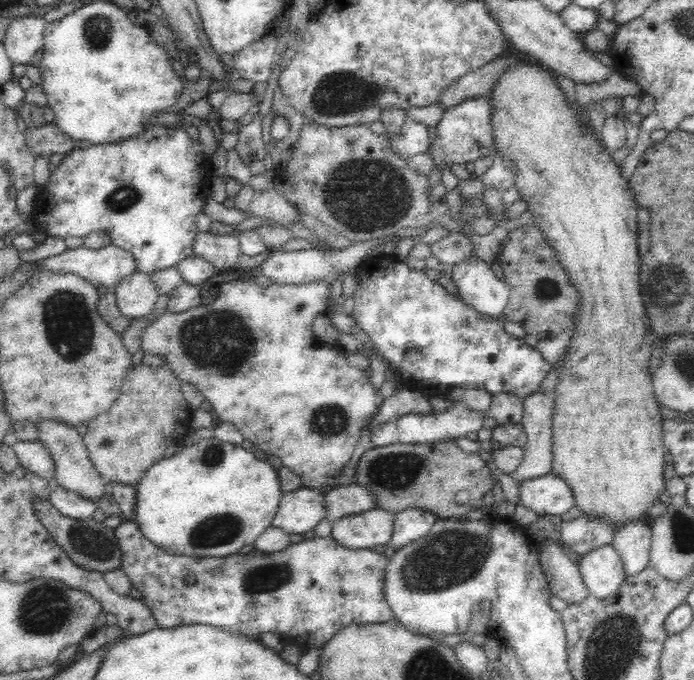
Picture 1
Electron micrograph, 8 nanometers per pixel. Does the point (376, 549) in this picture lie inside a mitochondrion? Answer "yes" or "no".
no

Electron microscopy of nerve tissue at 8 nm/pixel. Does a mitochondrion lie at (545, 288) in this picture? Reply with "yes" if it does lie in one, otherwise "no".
yes

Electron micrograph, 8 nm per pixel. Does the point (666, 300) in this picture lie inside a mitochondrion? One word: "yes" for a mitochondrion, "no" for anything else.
yes

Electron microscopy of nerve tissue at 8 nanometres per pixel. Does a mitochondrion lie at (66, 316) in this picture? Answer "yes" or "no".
yes

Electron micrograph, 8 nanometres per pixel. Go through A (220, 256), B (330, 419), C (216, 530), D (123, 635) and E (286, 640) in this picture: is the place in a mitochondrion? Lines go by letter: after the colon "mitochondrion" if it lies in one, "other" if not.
A: other
B: mitochondrion
C: mitochondrion
D: other
E: other

